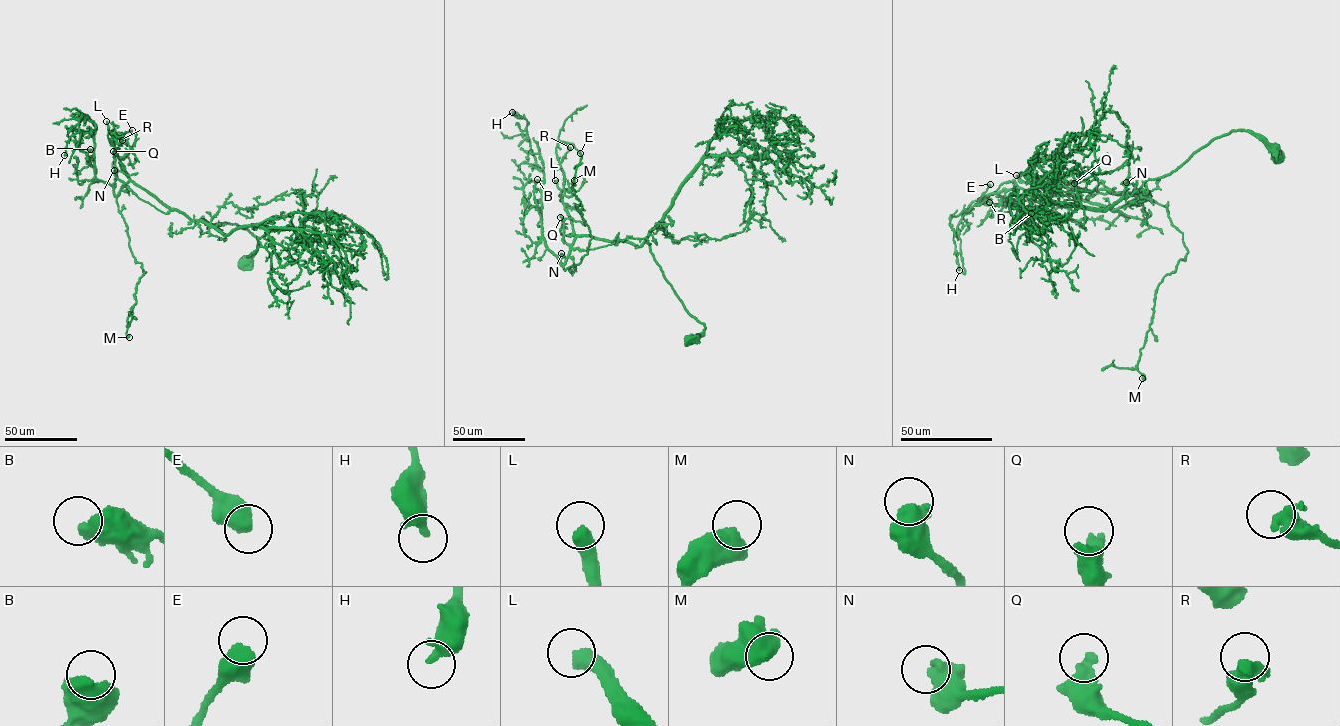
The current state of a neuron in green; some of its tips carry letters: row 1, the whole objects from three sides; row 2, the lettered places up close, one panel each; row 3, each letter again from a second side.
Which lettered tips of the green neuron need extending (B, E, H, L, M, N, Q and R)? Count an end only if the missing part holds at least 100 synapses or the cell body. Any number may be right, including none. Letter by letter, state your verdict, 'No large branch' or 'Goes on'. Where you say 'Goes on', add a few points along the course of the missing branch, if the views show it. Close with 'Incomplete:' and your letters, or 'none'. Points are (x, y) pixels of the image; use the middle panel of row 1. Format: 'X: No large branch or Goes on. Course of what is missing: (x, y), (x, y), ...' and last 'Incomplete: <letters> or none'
B: No large branch
E: No large branch
H: No large branch
L: Goes on. Course of what is missing: (555, 180), (563, 167), (564, 145), (582, 134), (589, 122)
M: No large branch
N: No large branch
Q: No large branch
R: No large branch
Incomplete: L

